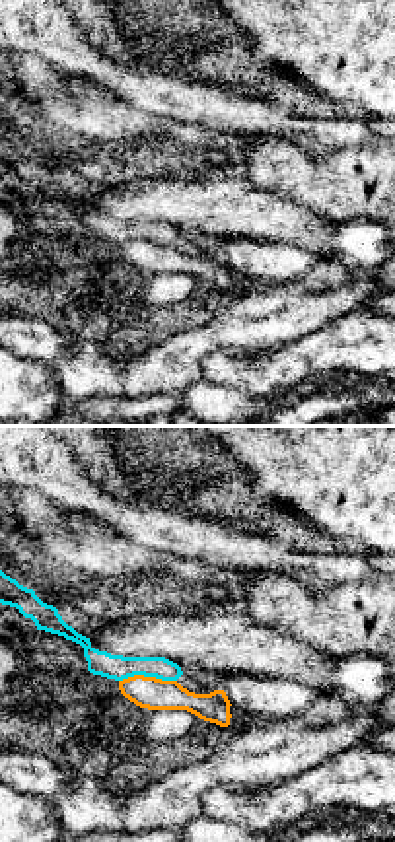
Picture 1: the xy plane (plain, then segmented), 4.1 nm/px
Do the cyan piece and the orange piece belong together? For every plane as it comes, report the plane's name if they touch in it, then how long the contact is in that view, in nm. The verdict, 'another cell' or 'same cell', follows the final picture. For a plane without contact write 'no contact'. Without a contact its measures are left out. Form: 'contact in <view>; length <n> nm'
contact in xy; length 240 nm

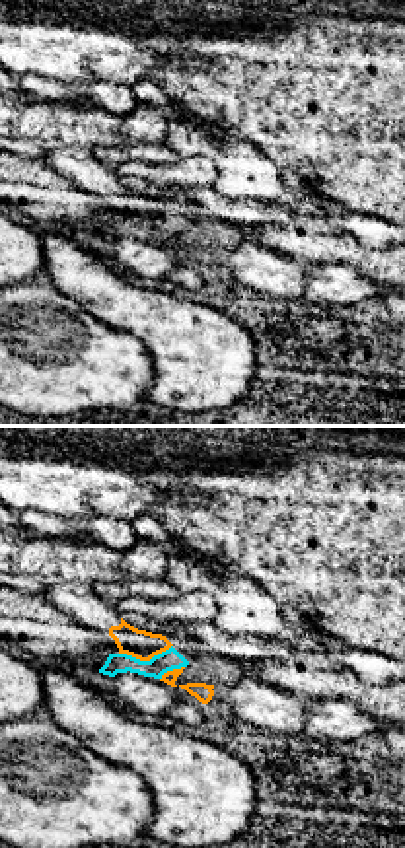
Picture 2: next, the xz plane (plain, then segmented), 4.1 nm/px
contact in xz; length 220 nm

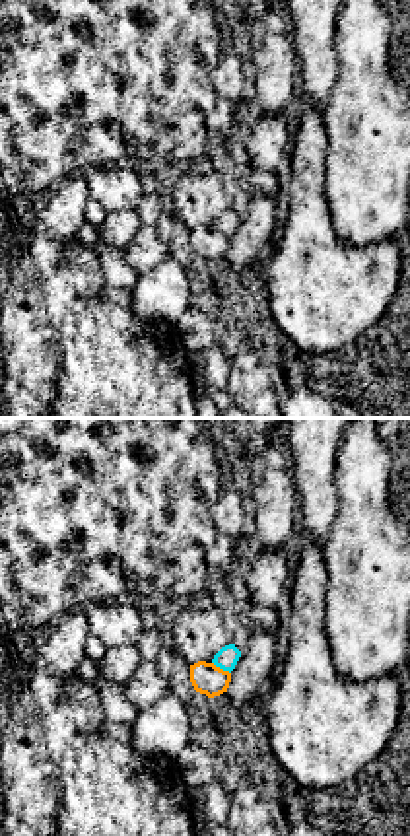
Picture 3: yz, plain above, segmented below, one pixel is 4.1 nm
contact in yz; length 90 nm

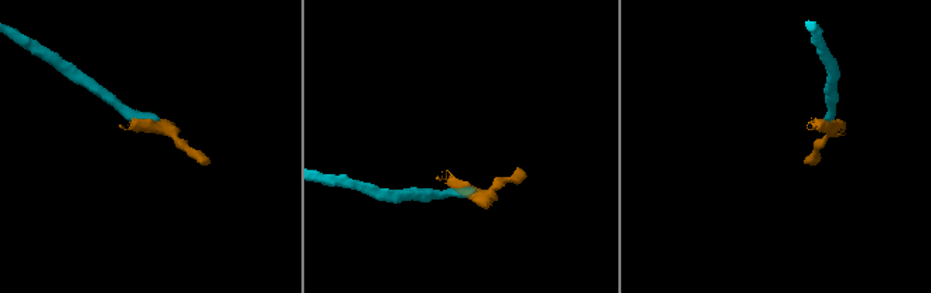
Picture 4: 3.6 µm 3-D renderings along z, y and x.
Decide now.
another cell

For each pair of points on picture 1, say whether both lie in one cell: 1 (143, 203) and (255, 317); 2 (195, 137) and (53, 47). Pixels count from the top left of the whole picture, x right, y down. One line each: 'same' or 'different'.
1: different
2: different

